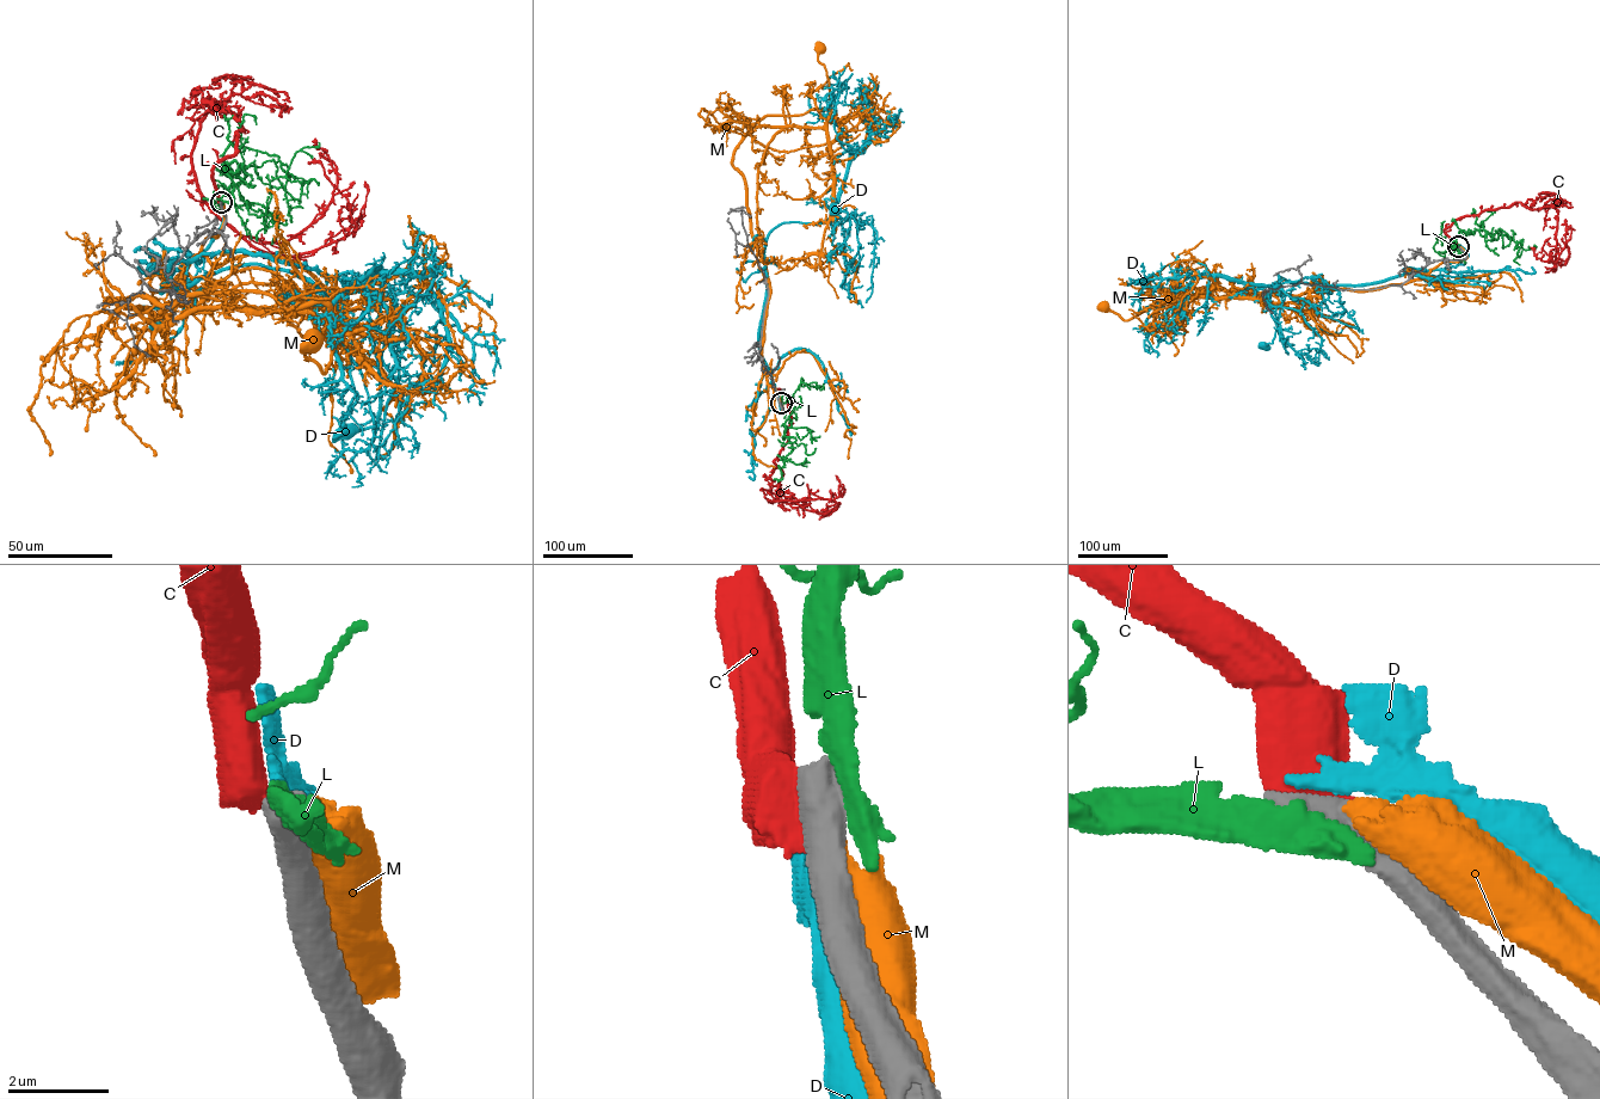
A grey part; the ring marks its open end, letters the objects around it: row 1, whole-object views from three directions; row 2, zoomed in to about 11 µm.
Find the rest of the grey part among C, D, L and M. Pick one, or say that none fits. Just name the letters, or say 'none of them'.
none of them

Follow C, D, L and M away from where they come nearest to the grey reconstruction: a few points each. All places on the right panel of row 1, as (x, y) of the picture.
C: (1459, 246), (1444, 231), (1462, 218), (1517, 203), (1532, 209), (1554, 207), (1557, 213), (1555, 270), (1574, 229)
D: (1458, 246), (1468, 256), (1442, 269), (1372, 282), (1320, 287), (1278, 274), (1278, 329), (1265, 344)
L: (1458, 247), (1450, 246), (1460, 231), (1500, 232), (1519, 247), (1514, 259), (1519, 264)
M: (1459, 247), (1463, 259), (1373, 288), (1317, 292), (1317, 284), (1286, 302), (1180, 299), (1126, 320), (1103, 307)

